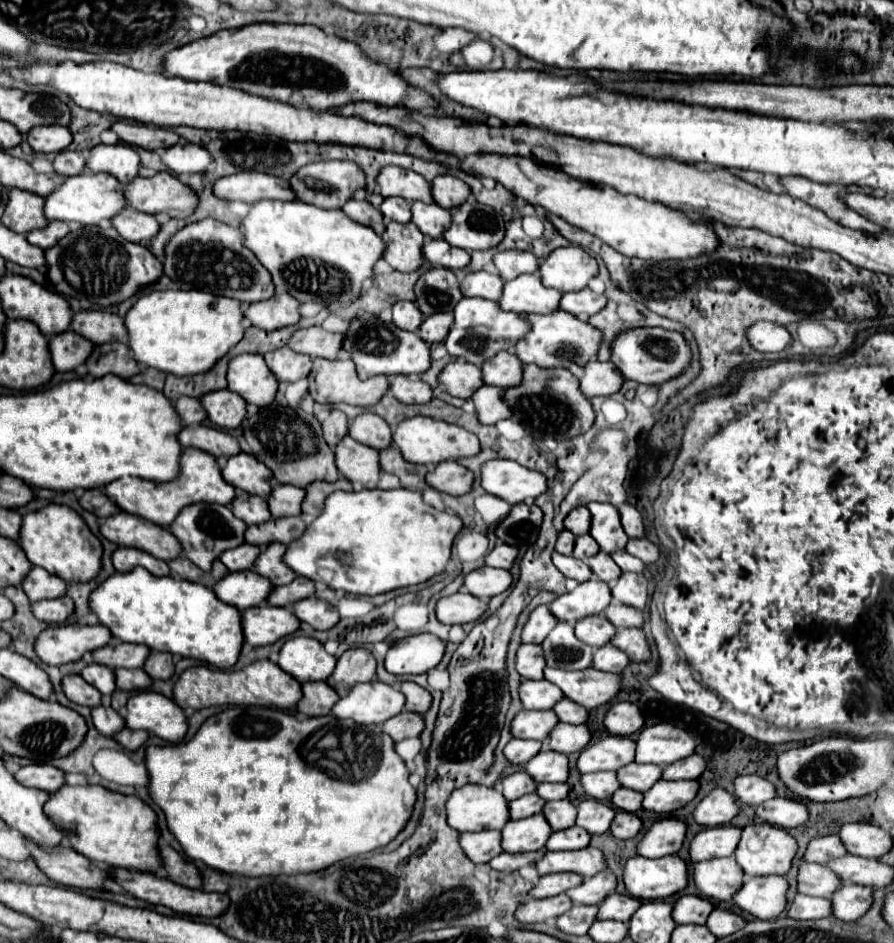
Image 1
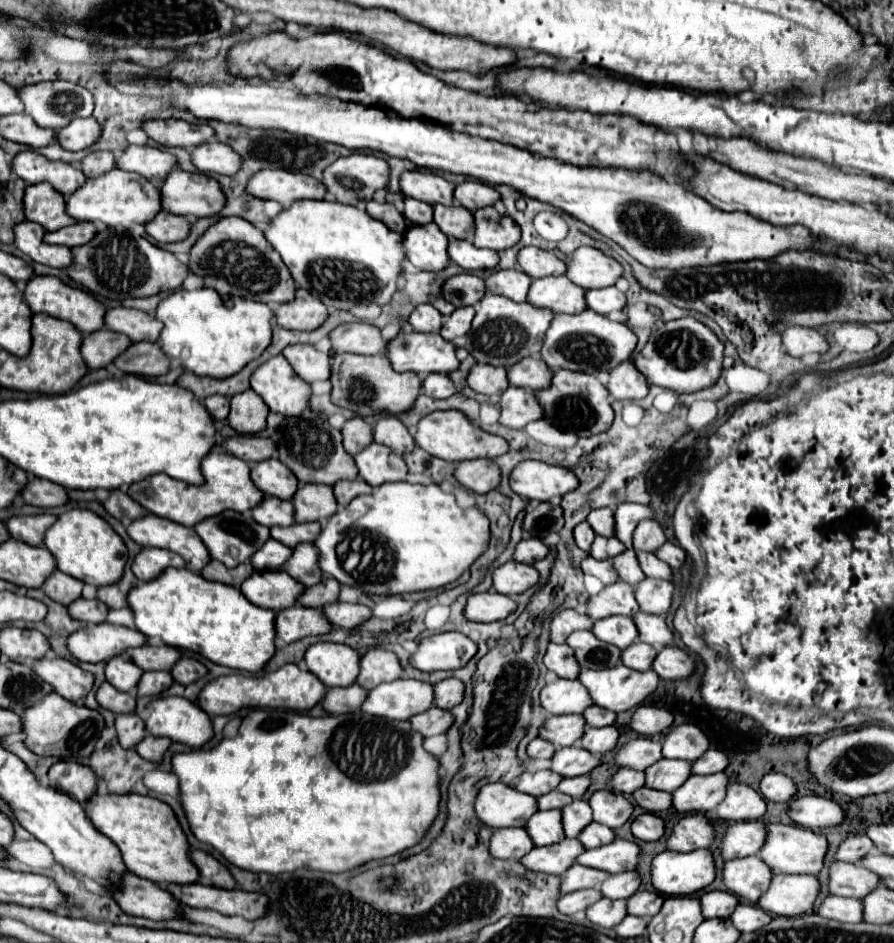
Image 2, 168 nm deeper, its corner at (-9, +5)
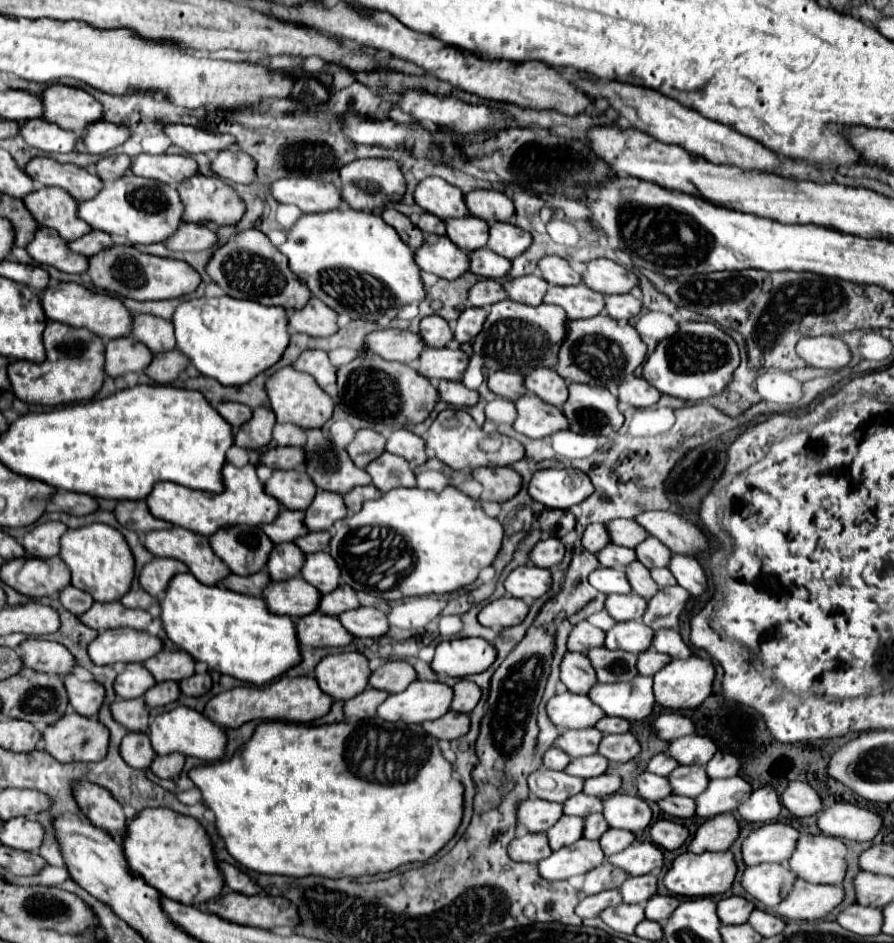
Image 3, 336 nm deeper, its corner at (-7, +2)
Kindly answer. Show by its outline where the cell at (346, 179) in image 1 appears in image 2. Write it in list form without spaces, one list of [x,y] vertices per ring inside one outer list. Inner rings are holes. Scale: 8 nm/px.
[[[350,154],[338,158],[322,174],[326,192],[340,204],[358,206],[388,184],[388,164],[372,154]]]

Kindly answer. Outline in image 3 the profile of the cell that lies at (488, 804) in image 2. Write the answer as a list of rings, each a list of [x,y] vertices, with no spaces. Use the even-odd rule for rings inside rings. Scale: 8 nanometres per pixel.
[[[528,799],[518,807],[518,823],[530,833],[548,831],[562,815],[562,803],[550,803],[544,799]]]

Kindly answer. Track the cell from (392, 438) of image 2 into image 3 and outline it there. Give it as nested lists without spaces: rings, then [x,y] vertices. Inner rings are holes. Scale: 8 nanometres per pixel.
[[[398,429],[394,431],[390,437],[388,437],[388,443],[386,443],[386,451],[394,453],[394,455],[400,455],[404,457],[408,463],[412,465],[424,465],[428,461],[428,455],[426,455],[426,449],[424,449],[424,439],[414,435],[412,431],[408,429]]]

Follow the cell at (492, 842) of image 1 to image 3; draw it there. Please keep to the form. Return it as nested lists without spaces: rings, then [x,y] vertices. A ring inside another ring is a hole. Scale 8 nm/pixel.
[[[524,833],[520,837],[516,837],[510,847],[508,853],[514,861],[526,861],[526,863],[538,863],[546,857],[550,857],[552,849],[548,845],[548,837],[546,833]]]

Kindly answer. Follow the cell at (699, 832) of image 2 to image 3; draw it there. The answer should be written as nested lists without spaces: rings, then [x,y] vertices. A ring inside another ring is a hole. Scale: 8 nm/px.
[[[716,815],[708,819],[704,825],[698,827],[694,839],[688,845],[692,853],[706,853],[706,851],[728,851],[740,835],[740,825],[734,815]]]

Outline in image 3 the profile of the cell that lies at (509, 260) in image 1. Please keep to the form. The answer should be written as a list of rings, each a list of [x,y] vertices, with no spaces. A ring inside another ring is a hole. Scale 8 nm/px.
[[[544,257],[538,263],[542,277],[550,283],[550,285],[578,285],[582,283],[582,275],[576,273],[570,263],[562,257]]]

